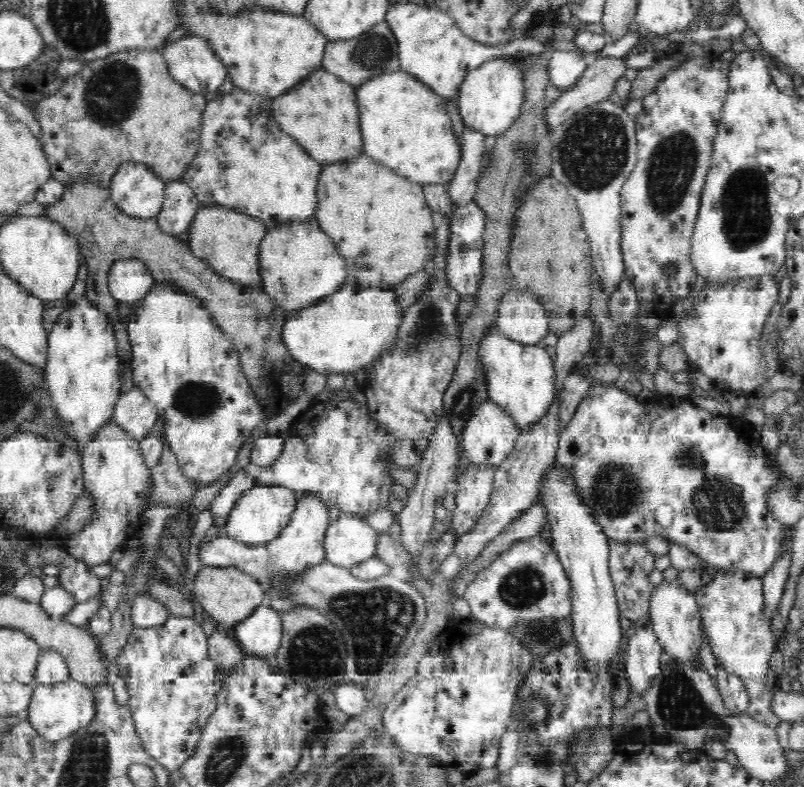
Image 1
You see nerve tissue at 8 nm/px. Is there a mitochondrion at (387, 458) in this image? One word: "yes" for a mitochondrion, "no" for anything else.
no

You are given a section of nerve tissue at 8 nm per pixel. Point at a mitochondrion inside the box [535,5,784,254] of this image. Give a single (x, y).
(593, 152)

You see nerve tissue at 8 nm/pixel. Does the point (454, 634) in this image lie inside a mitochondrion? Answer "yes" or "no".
no

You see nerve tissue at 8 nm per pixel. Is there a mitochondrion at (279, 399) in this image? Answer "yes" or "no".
no

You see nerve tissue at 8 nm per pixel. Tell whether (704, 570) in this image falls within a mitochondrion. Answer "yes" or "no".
no

